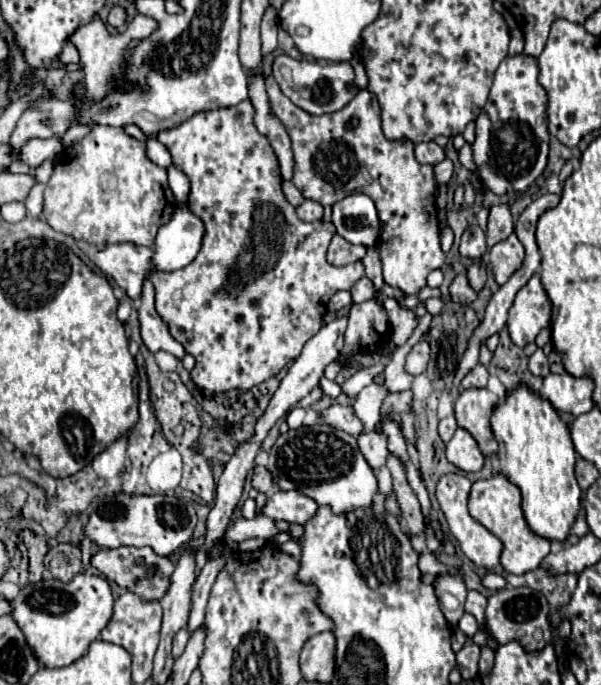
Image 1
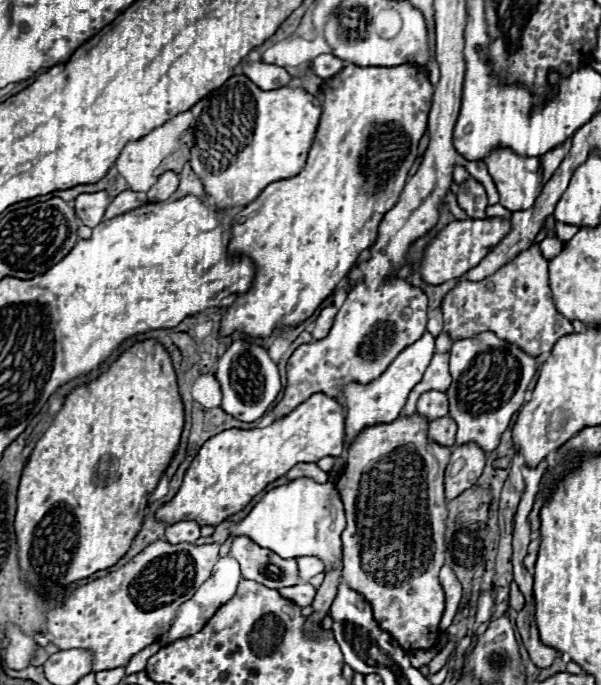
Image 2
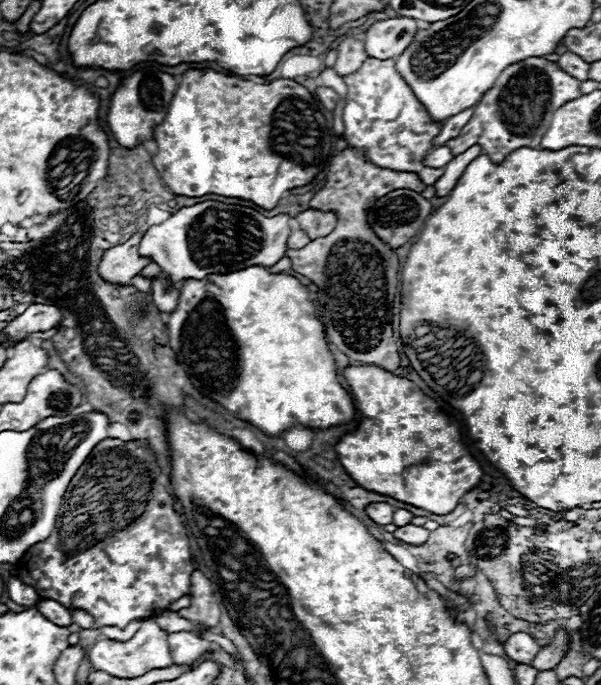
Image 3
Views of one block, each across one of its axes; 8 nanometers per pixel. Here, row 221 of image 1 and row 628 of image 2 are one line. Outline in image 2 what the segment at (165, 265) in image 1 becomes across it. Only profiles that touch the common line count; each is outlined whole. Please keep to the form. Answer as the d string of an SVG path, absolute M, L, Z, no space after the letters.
M230 556L226 558L220 558L212 570L212 576L198 588L198 592L180 606L178 610L178 616L174 620L174 624L170 626L170 630L160 638L162 646L178 640L178 638L184 638L184 636L190 636L190 634L196 634L198 630L204 628L204 624L208 622L208 618L212 618L212 614L224 604L228 602L228 598L232 598L236 594L236 588L238 588L238 582L240 582L240 568L238 568L238 562Z

